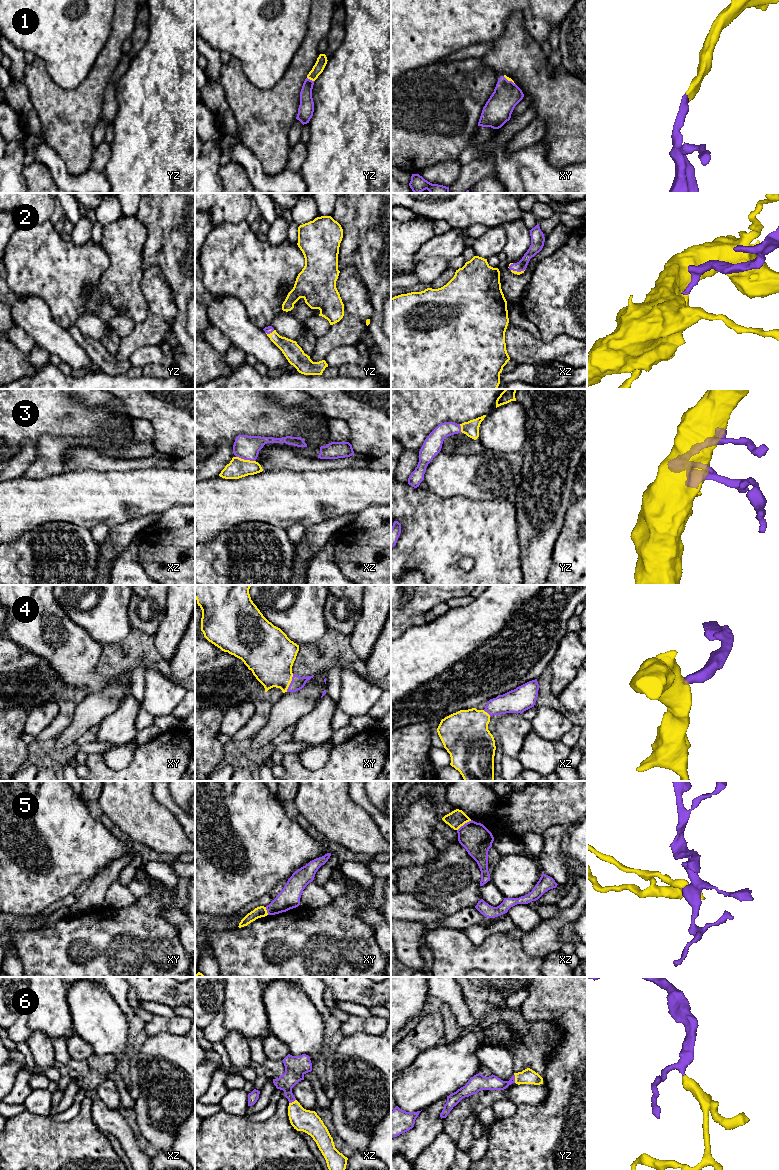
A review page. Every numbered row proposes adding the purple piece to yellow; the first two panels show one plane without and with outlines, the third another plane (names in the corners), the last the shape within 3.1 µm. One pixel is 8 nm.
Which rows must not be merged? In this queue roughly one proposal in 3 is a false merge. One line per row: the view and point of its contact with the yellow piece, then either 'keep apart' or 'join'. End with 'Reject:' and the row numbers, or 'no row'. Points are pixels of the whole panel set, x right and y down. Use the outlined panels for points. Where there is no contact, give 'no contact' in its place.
1: contact yz (310, 79); join
2: contact yz (270, 333); join
3: contact xz (245, 460); join
4: contact xy (290, 682); join
5: contact xz (464, 823); keep apart
6: contact yz (515, 1078); join
Reject: 5

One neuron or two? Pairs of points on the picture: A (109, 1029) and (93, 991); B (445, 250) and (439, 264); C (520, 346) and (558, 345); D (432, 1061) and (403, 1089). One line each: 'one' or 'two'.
A: one
B: two
C: one
D: one

